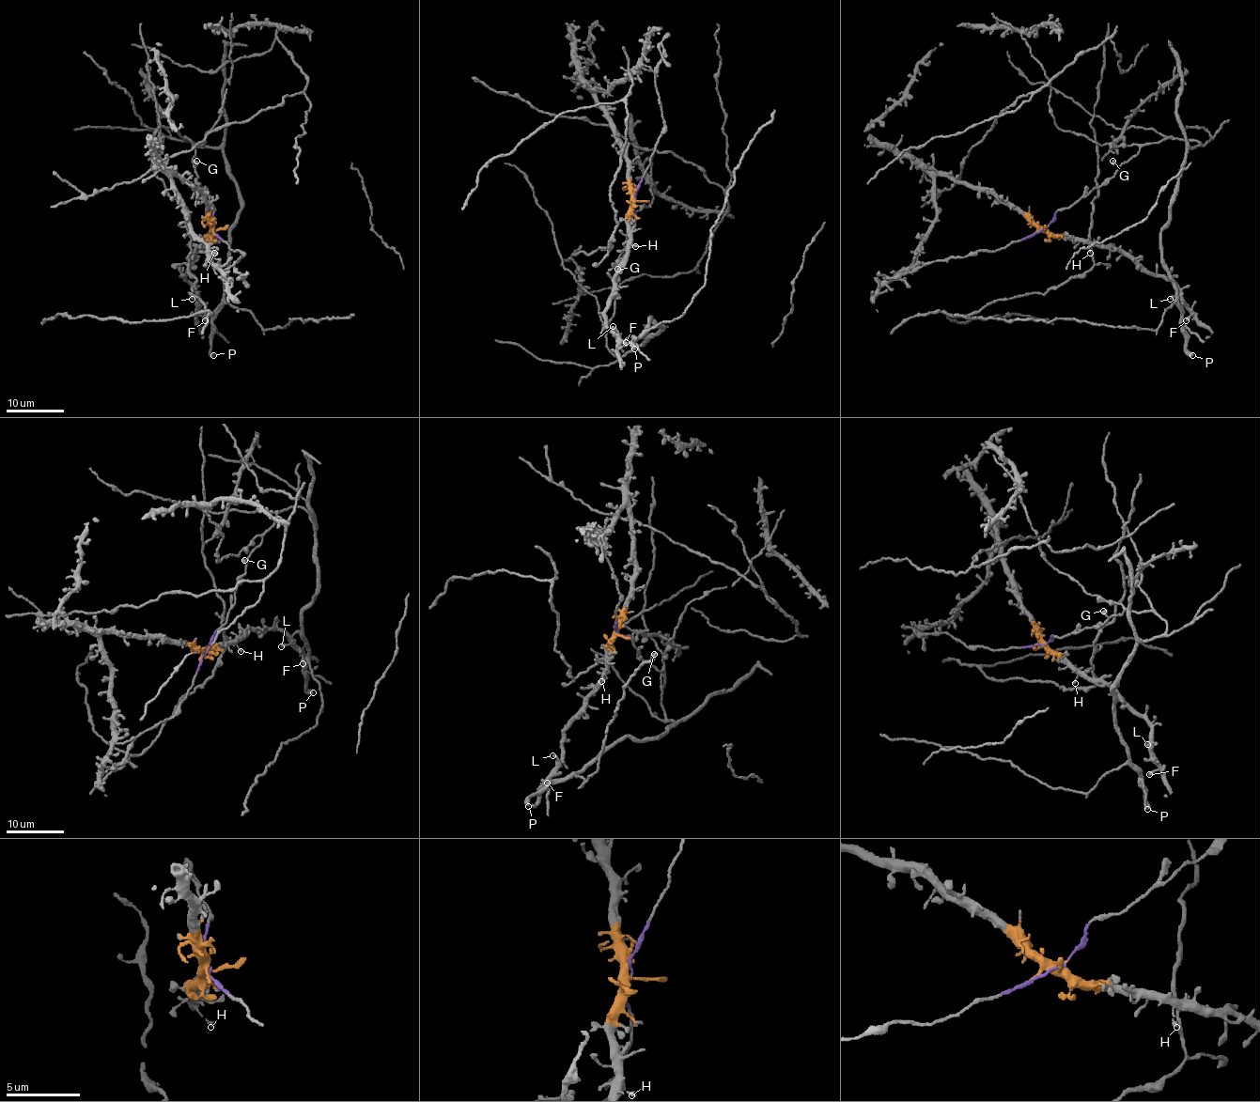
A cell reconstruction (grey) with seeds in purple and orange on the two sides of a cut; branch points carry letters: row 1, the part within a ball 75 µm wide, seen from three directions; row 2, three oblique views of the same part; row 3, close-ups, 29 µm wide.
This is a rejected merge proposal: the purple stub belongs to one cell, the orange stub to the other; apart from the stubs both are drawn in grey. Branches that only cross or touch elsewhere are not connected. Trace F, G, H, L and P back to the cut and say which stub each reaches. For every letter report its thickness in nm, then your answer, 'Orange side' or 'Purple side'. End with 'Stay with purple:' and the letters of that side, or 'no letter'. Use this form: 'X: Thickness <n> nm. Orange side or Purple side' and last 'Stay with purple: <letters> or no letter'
F: Thickness 420 nm. Orange side
G: Thickness 400 nm. Purple side
H: Thickness 240 nm. Orange side
L: Thickness 280 nm. Orange side
P: Thickness 500 nm. Purple side
Stay with purple: G, P

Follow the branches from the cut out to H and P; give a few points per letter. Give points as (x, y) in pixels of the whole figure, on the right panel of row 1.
H: (1041, 229), (1081, 239), (1091, 253)
P: (1041, 229), (1143, 146), (1196, 140), (1200, 145), (1188, 150), (1161, 231), (1161, 263), (1193, 355)

